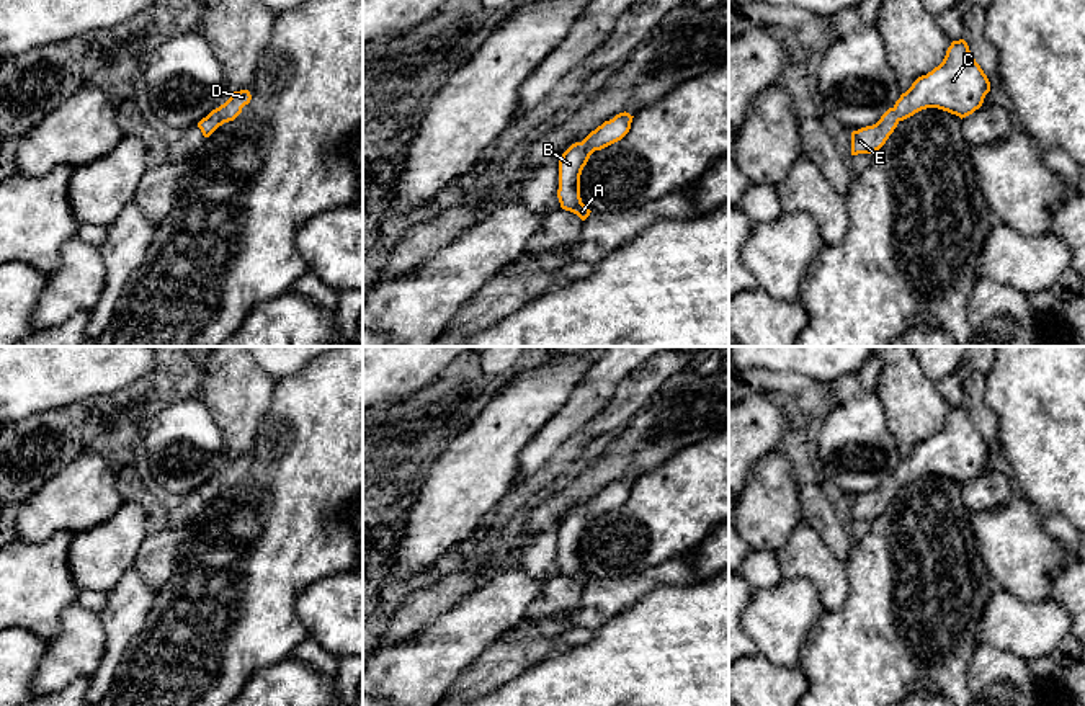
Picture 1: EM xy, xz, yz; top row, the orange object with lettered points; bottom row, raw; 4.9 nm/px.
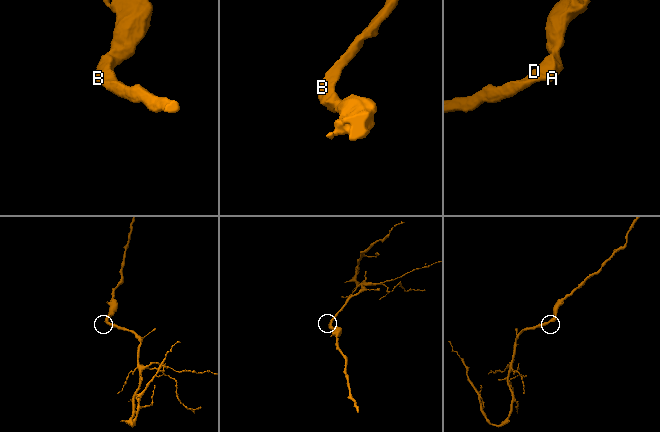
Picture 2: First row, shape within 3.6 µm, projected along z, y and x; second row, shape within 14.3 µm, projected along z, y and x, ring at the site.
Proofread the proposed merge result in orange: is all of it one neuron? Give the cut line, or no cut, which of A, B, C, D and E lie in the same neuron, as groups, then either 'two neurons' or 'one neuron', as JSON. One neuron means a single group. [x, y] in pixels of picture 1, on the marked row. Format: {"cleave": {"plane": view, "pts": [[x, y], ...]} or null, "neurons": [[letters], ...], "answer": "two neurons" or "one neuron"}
{"cleave": null, "neurons": [["A", "B", "C", "D", "E"]], "answer": "one neuron"}

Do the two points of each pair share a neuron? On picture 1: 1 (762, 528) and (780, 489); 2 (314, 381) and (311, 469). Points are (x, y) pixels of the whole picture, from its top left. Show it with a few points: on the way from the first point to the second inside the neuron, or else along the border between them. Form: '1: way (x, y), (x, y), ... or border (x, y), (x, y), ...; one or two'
1: way (765, 518), (770, 499); one
2: way (314, 402), (314, 448); one

